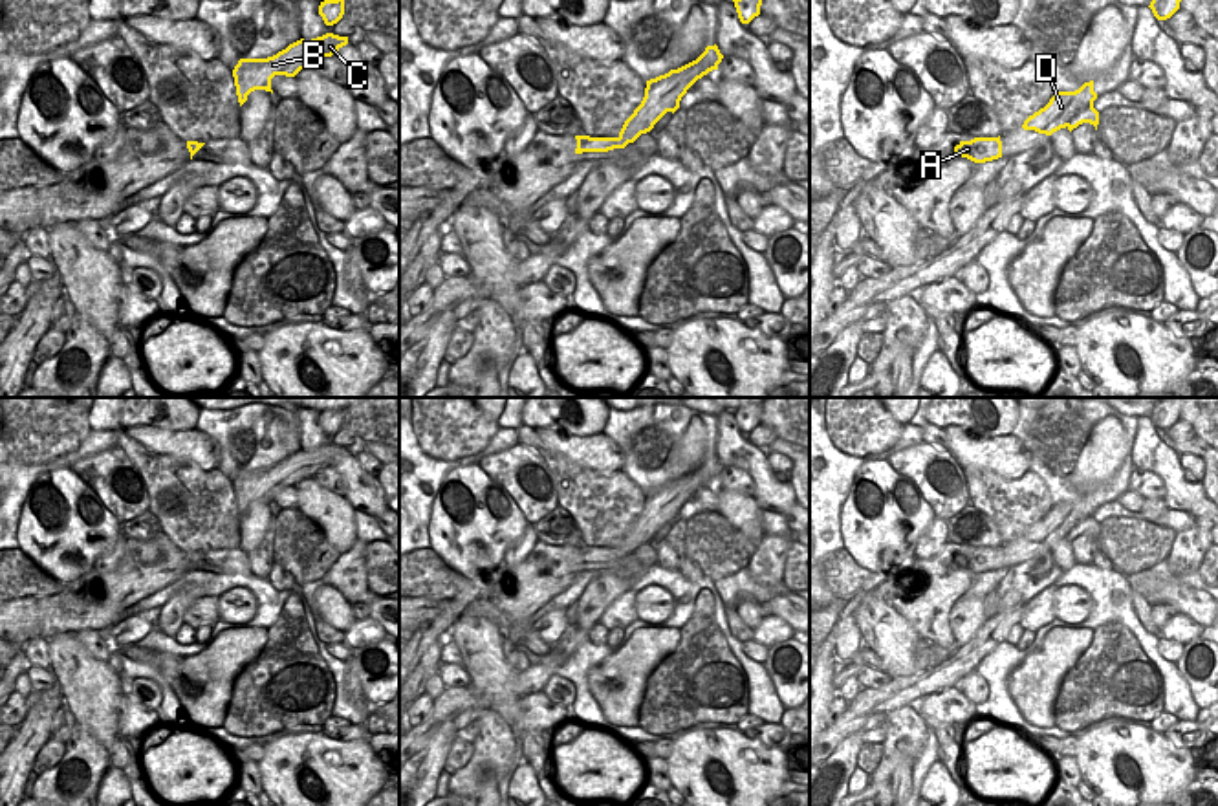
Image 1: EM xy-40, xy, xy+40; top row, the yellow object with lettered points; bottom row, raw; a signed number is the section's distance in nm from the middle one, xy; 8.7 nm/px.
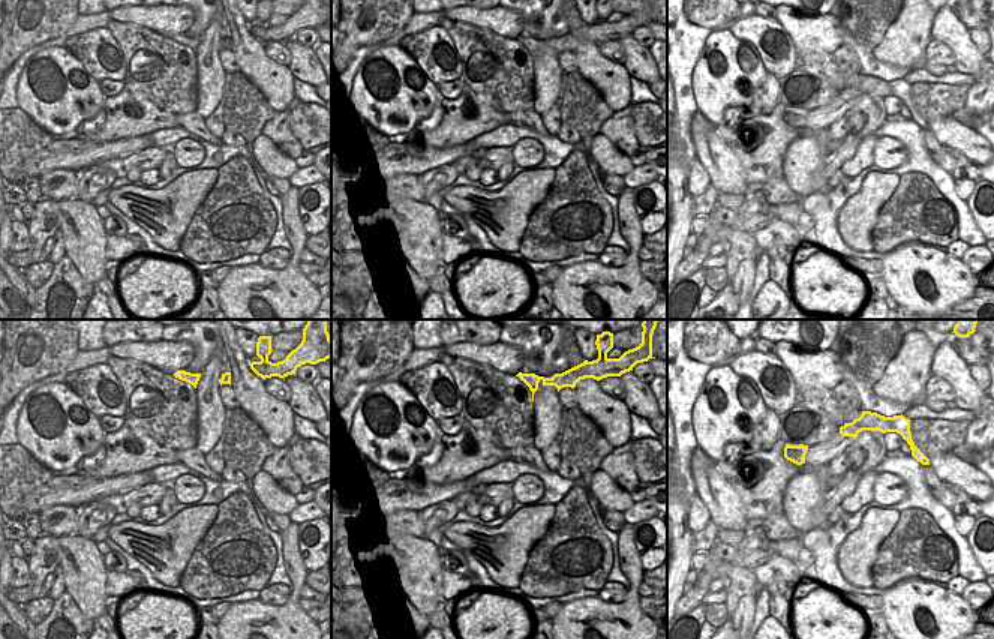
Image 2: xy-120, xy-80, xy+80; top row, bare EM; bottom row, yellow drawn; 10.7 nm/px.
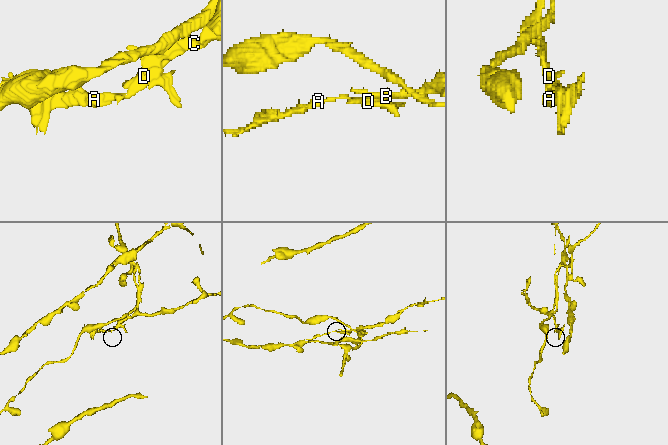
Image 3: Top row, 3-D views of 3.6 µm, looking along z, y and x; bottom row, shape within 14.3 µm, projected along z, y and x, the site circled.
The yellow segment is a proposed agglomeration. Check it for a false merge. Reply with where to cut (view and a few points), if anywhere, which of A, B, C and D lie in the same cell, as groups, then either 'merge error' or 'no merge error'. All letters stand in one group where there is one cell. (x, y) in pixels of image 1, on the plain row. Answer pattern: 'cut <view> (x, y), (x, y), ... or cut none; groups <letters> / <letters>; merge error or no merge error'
cut xy (612, 548), (627, 554); groups A / B C D; merge error

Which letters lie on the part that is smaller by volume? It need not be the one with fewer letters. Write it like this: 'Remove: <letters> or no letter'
Remove: A.

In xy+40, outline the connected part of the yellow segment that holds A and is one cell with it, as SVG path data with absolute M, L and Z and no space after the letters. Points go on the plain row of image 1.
M974 548L971 551L960 551L954 562L974 573L985 573L1002 568L1002 551L998 548Z

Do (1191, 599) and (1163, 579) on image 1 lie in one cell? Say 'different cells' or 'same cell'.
same cell

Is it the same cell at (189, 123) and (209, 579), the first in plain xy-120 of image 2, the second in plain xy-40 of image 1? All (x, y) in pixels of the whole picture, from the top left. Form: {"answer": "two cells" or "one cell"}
{"answer": "two cells"}

